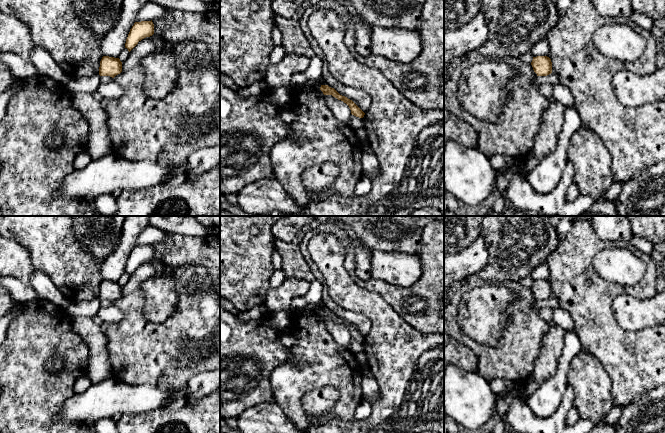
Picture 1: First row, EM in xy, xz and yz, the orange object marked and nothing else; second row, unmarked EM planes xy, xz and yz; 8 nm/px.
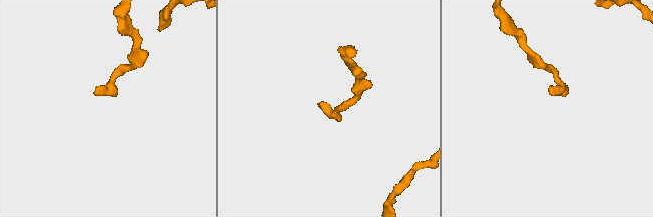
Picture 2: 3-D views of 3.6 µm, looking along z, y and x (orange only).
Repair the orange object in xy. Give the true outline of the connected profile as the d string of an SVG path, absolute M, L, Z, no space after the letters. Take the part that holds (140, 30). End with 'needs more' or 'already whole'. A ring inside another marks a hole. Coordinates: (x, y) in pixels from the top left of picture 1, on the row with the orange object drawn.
M151 21L135 22L126 39L125 48L130 52L139 41L154 34L154 24Z | already whole

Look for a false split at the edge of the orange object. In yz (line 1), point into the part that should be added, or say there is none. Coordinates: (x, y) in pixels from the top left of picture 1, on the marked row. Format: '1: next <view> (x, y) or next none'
1: next none

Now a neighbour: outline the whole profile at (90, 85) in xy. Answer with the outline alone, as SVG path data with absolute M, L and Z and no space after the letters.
M92 75L90 77L71 78L67 84L67 88L72 93L88 93L93 94L98 91L100 86L100 75Z

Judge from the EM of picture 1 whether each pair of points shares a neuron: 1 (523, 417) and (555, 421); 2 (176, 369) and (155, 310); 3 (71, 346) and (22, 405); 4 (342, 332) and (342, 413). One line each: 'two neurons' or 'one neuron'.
1: one neuron
2: two neurons
3: one neuron
4: two neurons

